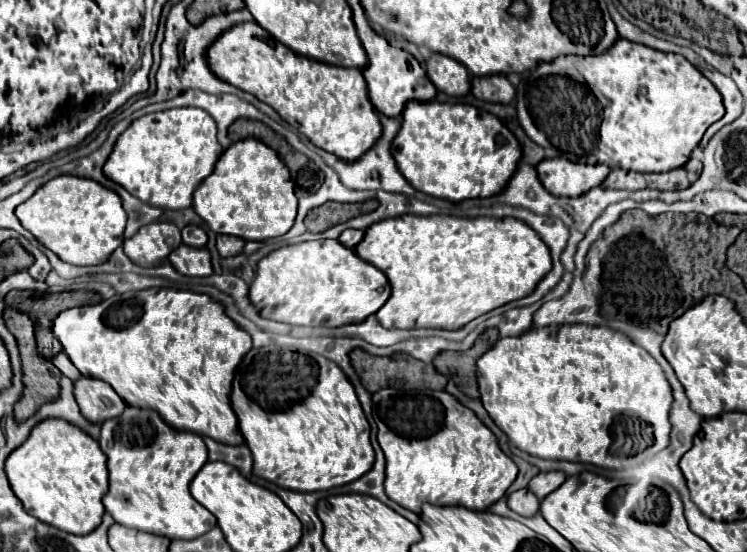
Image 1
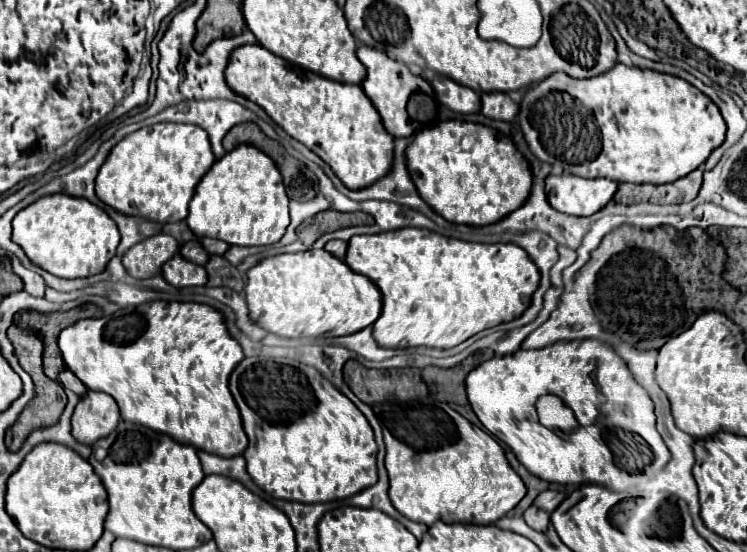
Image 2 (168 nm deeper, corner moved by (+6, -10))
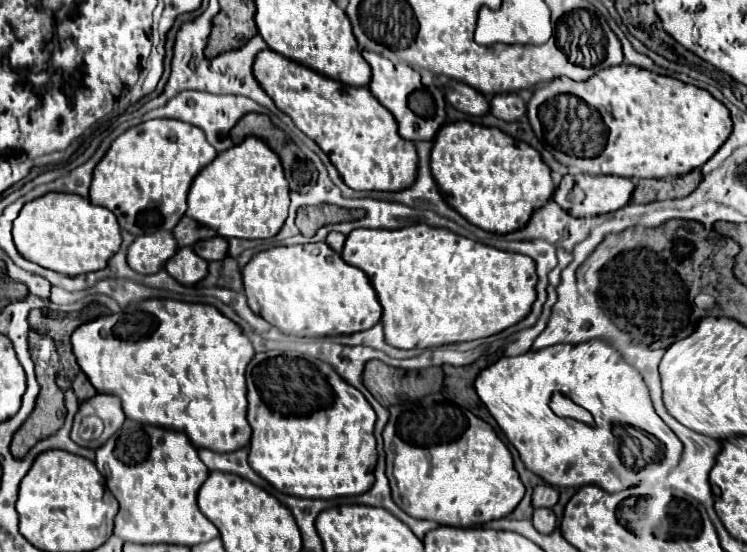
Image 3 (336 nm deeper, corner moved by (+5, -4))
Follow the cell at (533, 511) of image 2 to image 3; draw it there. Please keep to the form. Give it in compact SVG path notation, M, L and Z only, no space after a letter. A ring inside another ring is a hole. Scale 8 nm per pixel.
M535 509L533 513L533 525L539 533L551 533L557 525L557 517L551 509Z

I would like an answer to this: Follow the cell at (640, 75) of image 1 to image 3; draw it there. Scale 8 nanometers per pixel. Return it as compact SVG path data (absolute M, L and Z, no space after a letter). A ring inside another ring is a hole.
M623 63L603 69L587 81L557 77L545 83L529 99L527 117L533 133L561 165L577 167L589 175L621 175L629 179L663 179L689 173L707 163L731 133L727 107L709 91Z

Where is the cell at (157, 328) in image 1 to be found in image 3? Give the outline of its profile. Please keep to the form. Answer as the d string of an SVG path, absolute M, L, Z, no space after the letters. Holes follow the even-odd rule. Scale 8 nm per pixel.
M145 299L129 305L121 313L79 325L71 335L71 345L77 363L91 385L99 393L117 395L127 419L181 431L195 447L205 447L217 453L229 453L249 445L251 427L245 419L245 369L255 351L239 325L223 317L213 305L175 299Z

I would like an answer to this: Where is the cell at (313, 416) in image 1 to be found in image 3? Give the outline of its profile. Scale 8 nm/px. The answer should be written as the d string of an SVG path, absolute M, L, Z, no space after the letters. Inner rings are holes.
M295 351L255 353L247 365L247 421L253 429L249 465L277 491L333 499L361 495L375 483L375 411L331 365Z

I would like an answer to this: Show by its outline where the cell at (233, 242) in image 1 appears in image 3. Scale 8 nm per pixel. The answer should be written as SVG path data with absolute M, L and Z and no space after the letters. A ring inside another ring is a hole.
M187 215L177 223L177 227L173 229L173 235L177 239L177 245L183 247L183 245L193 245L195 241L201 241L201 239L211 239L215 237L217 233L193 219L189 219Z

